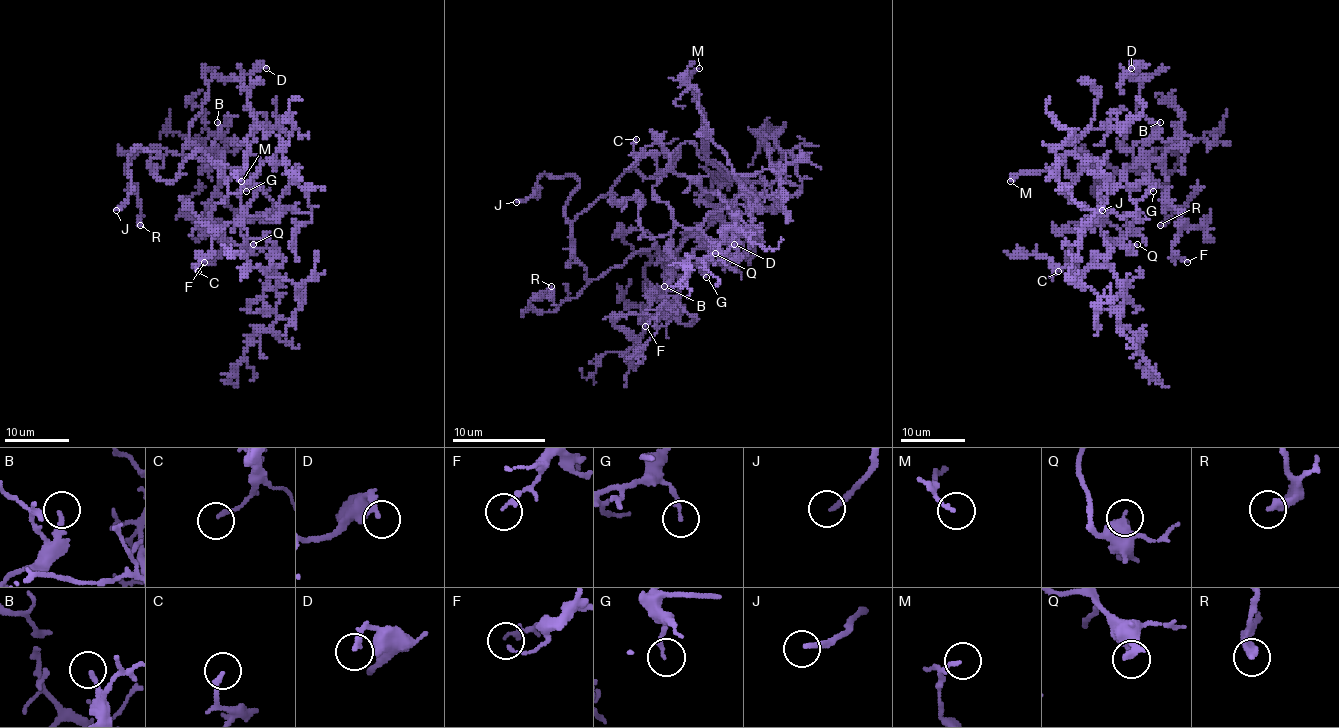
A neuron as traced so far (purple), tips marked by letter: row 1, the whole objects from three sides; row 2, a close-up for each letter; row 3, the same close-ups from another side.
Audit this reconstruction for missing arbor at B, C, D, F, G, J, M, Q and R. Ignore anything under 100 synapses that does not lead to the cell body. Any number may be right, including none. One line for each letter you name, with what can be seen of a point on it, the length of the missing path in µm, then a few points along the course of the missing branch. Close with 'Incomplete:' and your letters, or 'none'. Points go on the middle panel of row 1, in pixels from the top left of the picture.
J: at (516, 202); about 80 µm are missing
Q: at (715, 253); about 25 µm are missing
Incomplete: J, Q

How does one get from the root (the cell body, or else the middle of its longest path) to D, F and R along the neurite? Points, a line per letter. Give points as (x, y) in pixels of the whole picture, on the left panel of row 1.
D: (227, 197), (201, 151), (172, 181), (154, 167), (211, 152), (188, 131), (214, 76), (266, 68)
F: (227, 197), (201, 151), (172, 181), (154, 167), (216, 144), (206, 217), (224, 249), (204, 262)
R: (227, 197), (225, 175), (201, 151), (162, 181), (154, 167), (166, 151), (145, 147), (124, 168), (140, 225)

